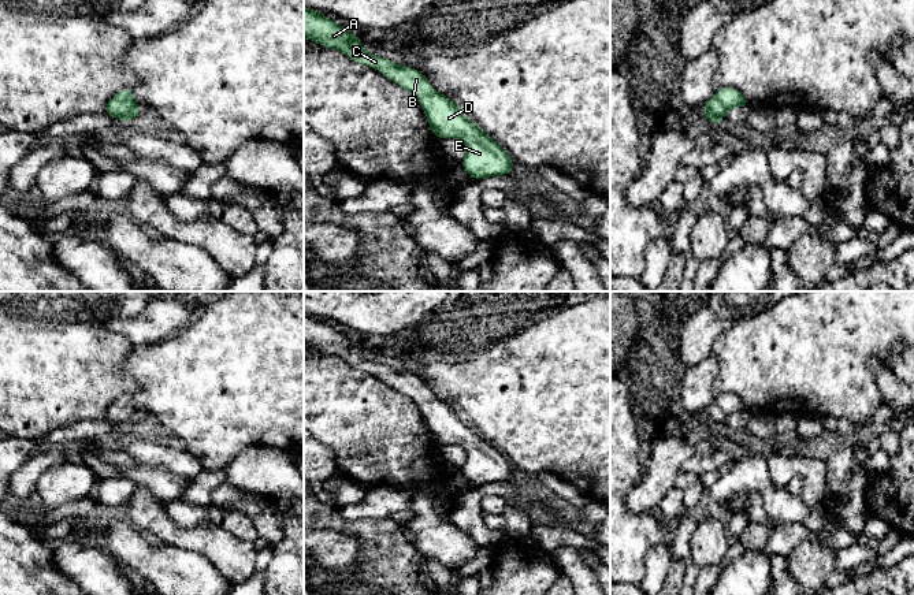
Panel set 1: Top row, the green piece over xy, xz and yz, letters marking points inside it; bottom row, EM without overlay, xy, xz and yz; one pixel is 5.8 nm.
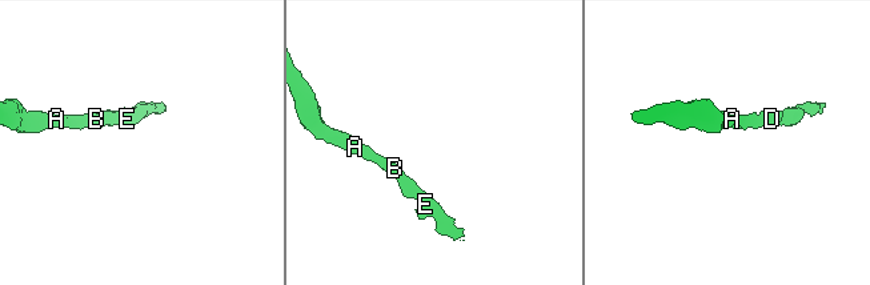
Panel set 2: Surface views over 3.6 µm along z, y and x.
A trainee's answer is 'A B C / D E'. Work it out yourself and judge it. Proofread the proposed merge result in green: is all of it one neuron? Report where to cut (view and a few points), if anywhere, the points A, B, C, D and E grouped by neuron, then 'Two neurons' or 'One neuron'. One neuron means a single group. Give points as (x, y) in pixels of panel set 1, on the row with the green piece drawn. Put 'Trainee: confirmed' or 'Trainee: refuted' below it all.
No split. Groups: A B C D E. One neuron
Trainee: refuted

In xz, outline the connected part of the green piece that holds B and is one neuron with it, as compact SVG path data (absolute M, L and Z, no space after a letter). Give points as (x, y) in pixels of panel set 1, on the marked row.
M304 7L304 37L319 42L323 48L342 51L353 62L376 68L419 98L431 131L438 140L457 138L465 144L467 155L461 167L473 179L509 175L516 167L509 153L476 123L467 119L464 111L453 100L435 92L419 70L368 53L361 47L363 40L328 19L323 12L306 7Z

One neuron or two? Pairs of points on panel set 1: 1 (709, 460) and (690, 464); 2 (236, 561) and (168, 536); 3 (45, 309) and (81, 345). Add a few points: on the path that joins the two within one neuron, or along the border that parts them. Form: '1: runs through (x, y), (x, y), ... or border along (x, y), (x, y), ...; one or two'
1: runs through (705, 460), (694, 464); one
2: runs through (219, 546), (205, 539), (185, 538); one
3: border along (25, 316), (33, 320), (60, 320), (63, 318); two

